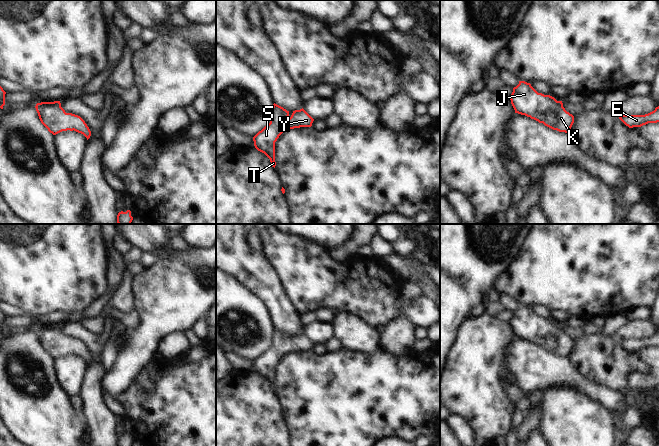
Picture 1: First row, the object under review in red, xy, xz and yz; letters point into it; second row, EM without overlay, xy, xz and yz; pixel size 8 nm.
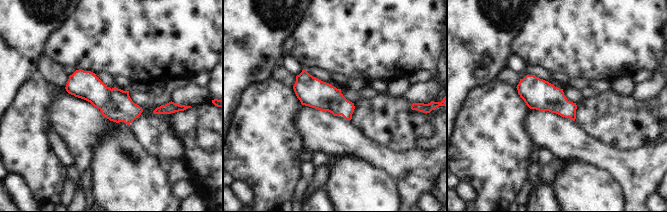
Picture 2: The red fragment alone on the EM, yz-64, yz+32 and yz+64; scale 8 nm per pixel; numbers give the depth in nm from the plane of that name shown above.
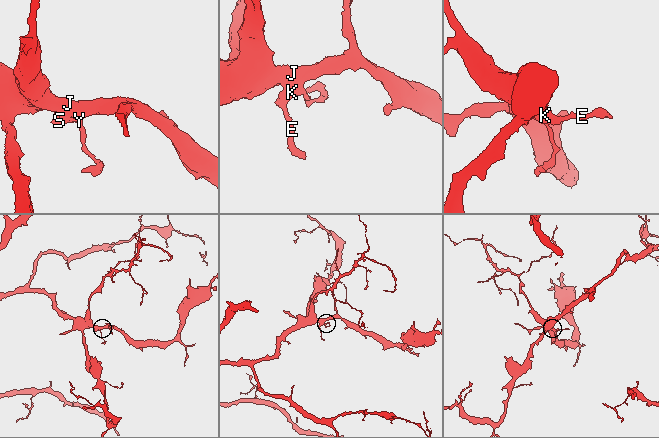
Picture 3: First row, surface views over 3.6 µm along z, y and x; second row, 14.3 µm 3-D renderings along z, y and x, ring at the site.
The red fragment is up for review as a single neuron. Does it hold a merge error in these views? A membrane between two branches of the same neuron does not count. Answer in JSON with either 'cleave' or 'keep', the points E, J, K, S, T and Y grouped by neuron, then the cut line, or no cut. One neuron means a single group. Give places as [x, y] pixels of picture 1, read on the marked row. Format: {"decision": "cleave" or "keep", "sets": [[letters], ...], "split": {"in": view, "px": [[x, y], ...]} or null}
{"decision": "keep", "sets": [["E", "J", "K", "S", "T", "Y"]], "split": null}

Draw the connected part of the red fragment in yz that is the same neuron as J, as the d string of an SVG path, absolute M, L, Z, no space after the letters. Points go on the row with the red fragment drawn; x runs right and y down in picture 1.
M519 81L509 98L515 113L525 115L559 132L569 133L574 116L550 95L538 93L530 83Z

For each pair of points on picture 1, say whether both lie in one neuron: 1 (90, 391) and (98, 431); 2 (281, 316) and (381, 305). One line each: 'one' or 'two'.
1: one
2: two

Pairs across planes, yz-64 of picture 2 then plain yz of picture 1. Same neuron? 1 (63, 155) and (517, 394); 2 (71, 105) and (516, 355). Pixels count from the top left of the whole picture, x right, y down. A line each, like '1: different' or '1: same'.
1: same
2: same

